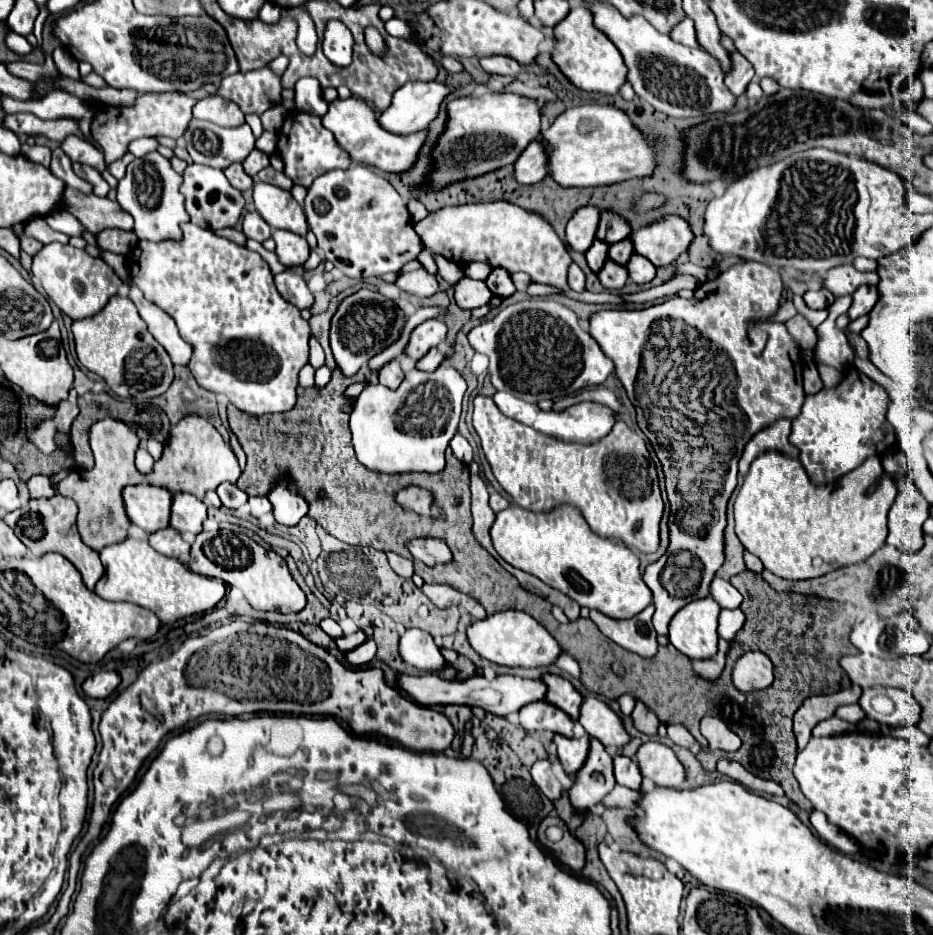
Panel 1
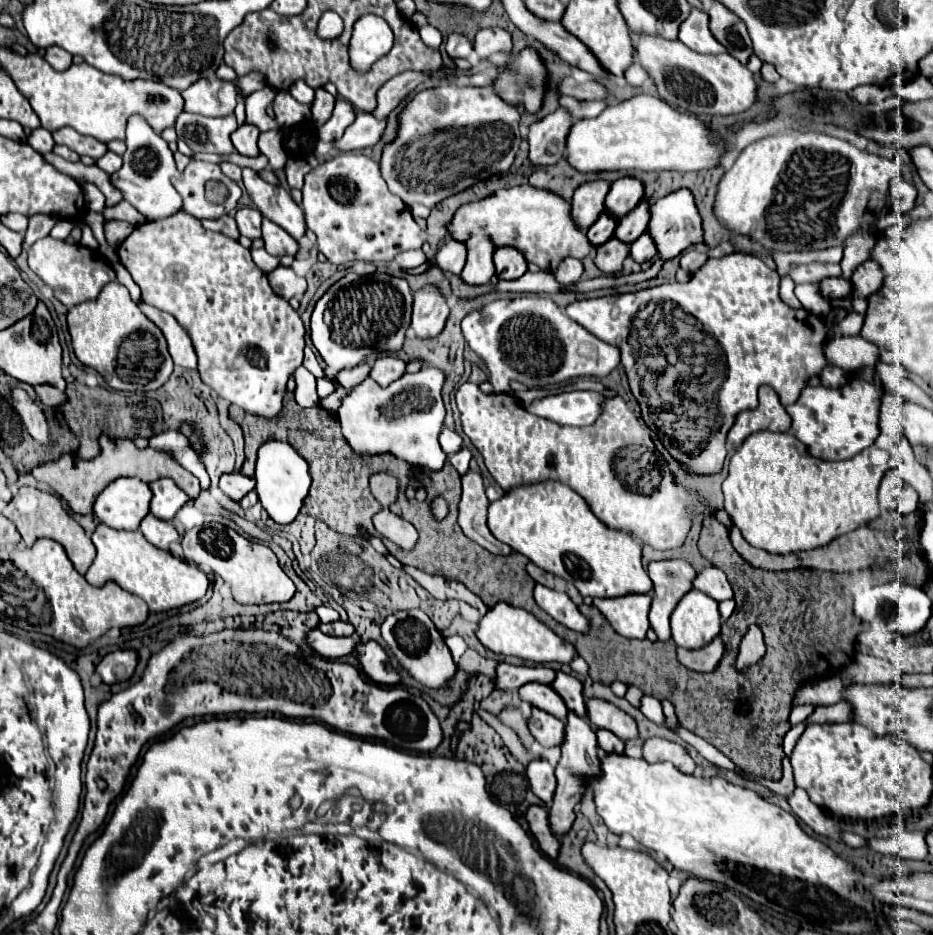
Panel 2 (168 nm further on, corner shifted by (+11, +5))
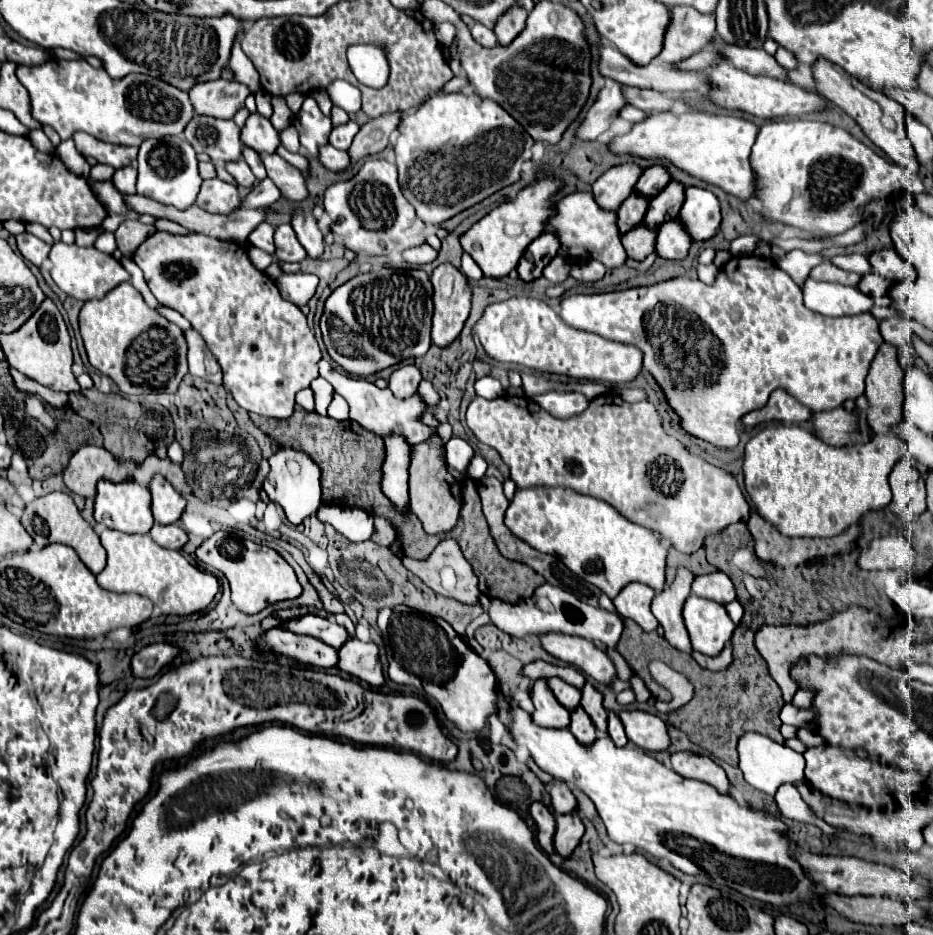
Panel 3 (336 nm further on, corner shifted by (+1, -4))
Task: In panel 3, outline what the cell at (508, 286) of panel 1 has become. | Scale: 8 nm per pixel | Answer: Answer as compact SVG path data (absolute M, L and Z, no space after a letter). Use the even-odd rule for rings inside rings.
M546 230L540 234L524 252L520 264L518 264L518 274L522 280L536 280L542 276L544 266L558 254L560 250L560 240L554 230Z

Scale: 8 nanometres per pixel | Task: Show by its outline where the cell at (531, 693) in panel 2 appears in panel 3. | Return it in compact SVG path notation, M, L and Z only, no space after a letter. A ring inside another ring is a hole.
M550 678L548 680L548 686L552 688L554 696L560 700L560 704L564 704L568 710L570 708L576 708L580 704L580 698L582 698L582 692L570 684L566 684L562 678Z

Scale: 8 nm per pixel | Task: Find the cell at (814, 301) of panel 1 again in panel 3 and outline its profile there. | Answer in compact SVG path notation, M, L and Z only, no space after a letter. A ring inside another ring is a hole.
M866 274L862 280L860 280L860 284L858 284L858 288L862 290L862 292L868 292L870 296L876 296L876 292L880 290L880 294L888 294L888 286L890 286L892 282L888 282L886 278L880 278L878 274Z

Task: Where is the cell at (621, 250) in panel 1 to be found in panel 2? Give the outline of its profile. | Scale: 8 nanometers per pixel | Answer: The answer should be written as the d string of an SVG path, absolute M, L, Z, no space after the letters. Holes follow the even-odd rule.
M640 201L640 205L630 211L626 217L622 217L614 229L614 237L622 243L634 243L634 239L638 239L644 231L646 231L646 219L650 219L648 215L648 203Z

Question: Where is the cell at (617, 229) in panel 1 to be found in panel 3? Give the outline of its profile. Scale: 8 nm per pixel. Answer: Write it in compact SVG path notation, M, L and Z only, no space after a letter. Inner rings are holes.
M654 164L648 170L644 170L644 174L640 176L636 184L636 192L644 192L646 196L656 196L668 182L670 182L668 170L660 164Z

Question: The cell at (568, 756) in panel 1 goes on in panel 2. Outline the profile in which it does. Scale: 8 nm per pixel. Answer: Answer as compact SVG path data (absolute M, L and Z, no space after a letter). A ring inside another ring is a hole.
M532 709L532 717L528 721L528 727L530 727L534 739L546 749L558 747L566 735L564 721L558 721L552 715L546 715L544 711L538 711L538 709Z

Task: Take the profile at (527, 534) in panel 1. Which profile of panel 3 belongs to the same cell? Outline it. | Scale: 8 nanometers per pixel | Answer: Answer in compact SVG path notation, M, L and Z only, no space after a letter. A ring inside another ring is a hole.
M524 488L516 490L504 522L536 550L560 556L576 576L598 586L610 598L630 582L644 582L656 592L664 588L668 550L660 544L660 536L630 522L604 500L578 494L570 488Z

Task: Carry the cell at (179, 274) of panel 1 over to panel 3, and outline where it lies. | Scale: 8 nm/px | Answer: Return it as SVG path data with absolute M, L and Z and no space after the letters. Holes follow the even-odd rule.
M154 232L134 252L134 262L142 268L144 280L158 302L178 310L194 326L194 330L202 334L210 352L218 356L224 372L224 386L230 388L240 408L278 420L292 414L296 392L308 388L310 382L318 378L318 362L322 358L320 348L314 332L306 324L306 316L296 304L280 296L274 280L268 274L252 266L242 244L210 238L204 234L184 236Z

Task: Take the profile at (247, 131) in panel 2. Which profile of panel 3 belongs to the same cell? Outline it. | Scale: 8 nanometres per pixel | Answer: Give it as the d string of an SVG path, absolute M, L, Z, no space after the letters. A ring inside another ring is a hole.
M256 112L256 114L248 116L248 120L242 128L242 142L260 154L262 152L272 154L278 148L280 138L278 138L278 130L272 126L272 122Z

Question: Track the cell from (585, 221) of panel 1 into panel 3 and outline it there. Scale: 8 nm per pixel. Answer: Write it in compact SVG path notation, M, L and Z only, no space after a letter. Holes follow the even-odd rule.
M620 164L606 170L592 186L592 192L604 208L618 208L634 190L644 170L638 164Z

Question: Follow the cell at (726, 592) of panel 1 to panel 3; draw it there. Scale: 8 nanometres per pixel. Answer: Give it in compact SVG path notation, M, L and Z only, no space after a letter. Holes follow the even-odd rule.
M714 572L714 574L704 574L696 576L692 584L692 592L696 596L714 600L718 604L728 604L736 598L736 590L732 580L724 572Z

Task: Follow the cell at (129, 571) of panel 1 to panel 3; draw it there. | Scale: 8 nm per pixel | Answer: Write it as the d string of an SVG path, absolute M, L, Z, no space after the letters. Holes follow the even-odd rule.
M102 530L102 546L108 552L106 568L96 576L98 584L112 592L134 592L150 598L164 614L192 614L206 610L218 592L218 578L192 566L178 550L158 546L150 534L124 534Z

